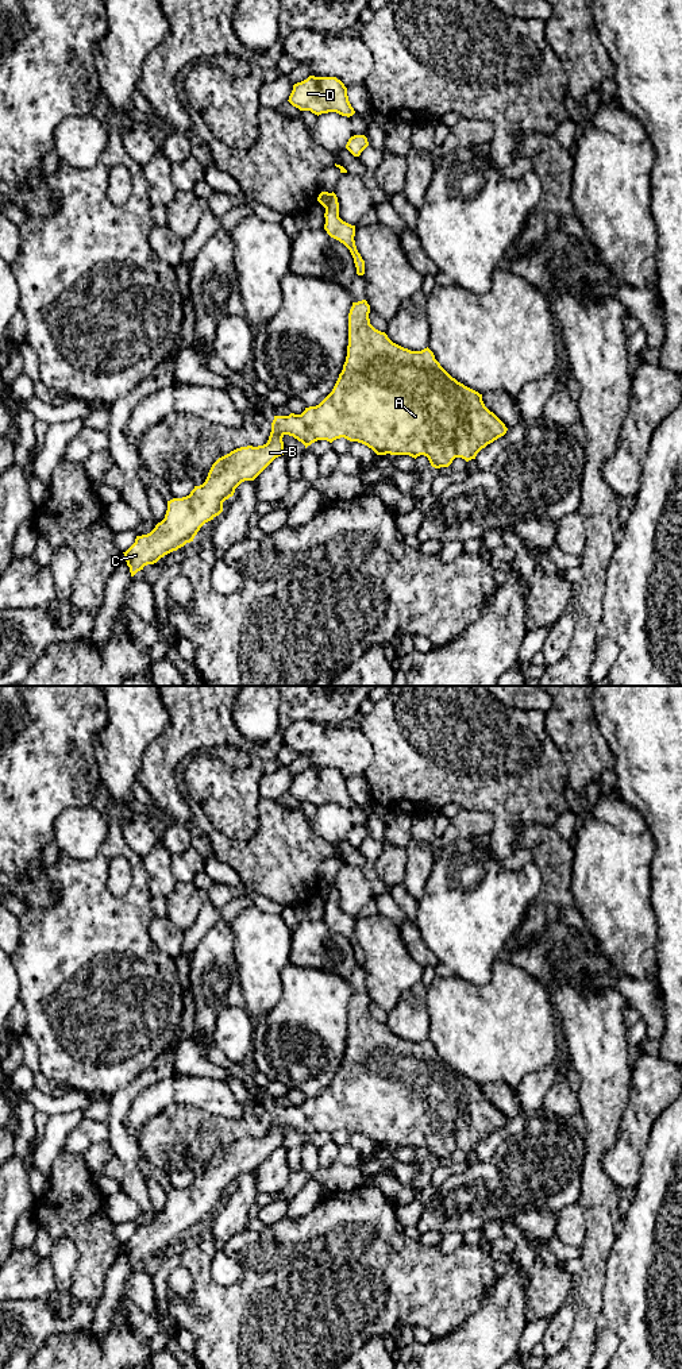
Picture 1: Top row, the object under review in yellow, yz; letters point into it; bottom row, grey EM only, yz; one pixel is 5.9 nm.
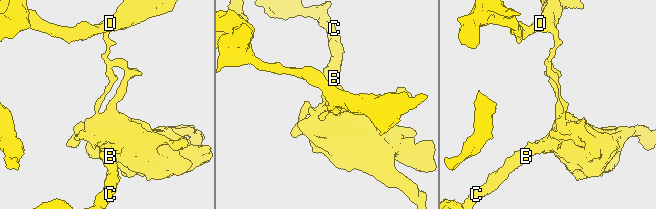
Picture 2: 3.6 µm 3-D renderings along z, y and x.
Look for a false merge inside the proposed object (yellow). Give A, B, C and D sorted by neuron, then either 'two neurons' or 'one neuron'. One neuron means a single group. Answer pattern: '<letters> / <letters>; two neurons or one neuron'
A B C / D; two neurons

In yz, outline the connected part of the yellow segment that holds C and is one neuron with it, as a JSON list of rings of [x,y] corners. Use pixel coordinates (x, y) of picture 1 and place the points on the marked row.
[[[366,300],[352,302],[348,313],[348,346],[343,370],[332,392],[316,406],[301,414],[274,416],[269,440],[263,446],[240,447],[219,458],[205,482],[189,495],[167,501],[165,518],[126,551],[131,576],[147,564],[193,541],[200,528],[223,512],[223,502],[234,495],[244,481],[254,481],[276,458],[284,455],[285,435],[301,441],[305,448],[317,440],[332,443],[344,437],[371,448],[377,455],[424,455],[435,468],[448,467],[455,458],[475,459],[488,444],[504,436],[505,424],[490,412],[482,394],[452,378],[427,347],[411,351],[393,343],[375,329],[369,319]]]

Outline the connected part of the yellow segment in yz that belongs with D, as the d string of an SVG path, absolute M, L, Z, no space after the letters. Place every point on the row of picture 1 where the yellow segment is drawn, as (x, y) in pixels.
M315 77L293 85L288 100L300 111L311 111L315 115L336 112L342 116L355 113L347 96L347 88L336 77Z

